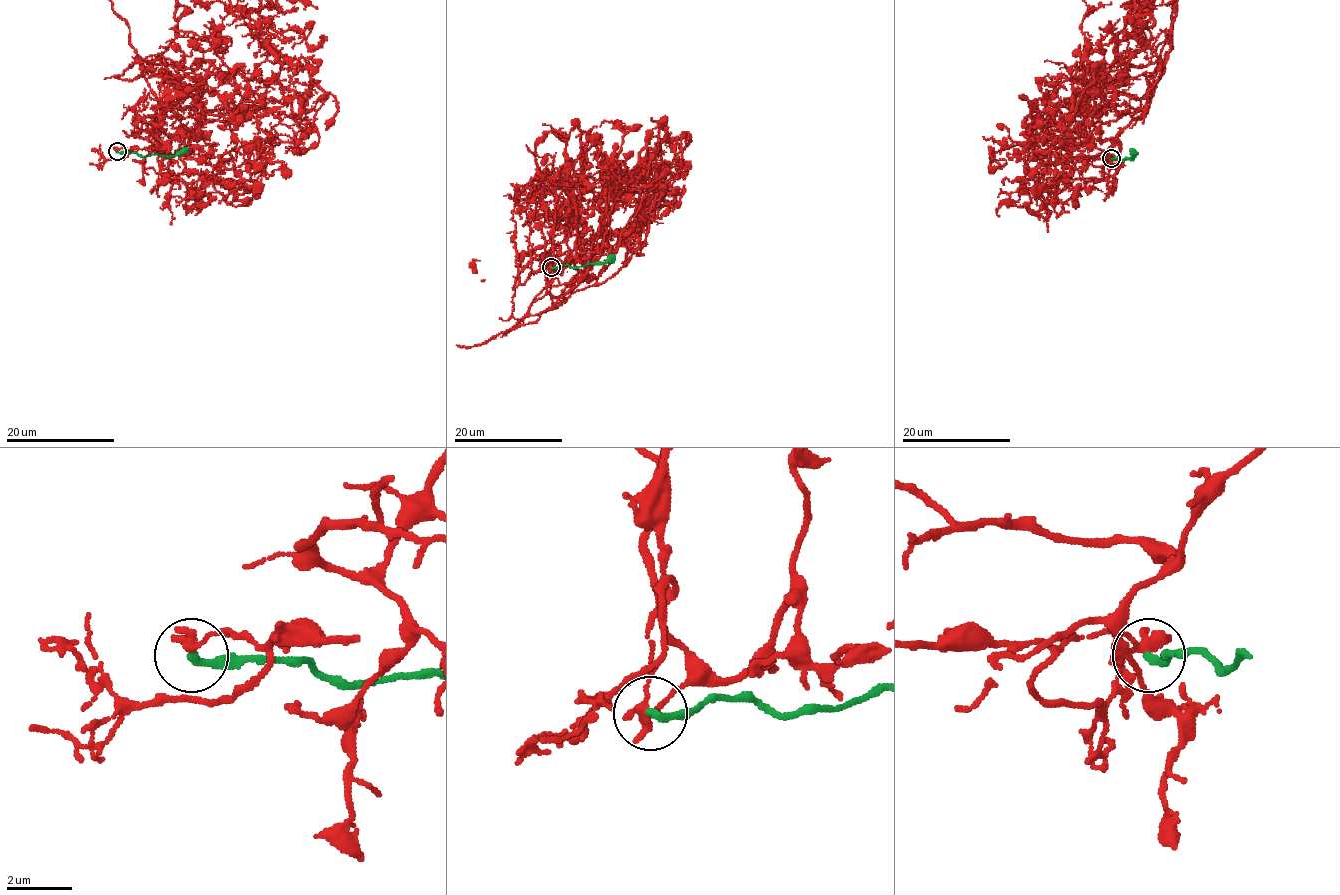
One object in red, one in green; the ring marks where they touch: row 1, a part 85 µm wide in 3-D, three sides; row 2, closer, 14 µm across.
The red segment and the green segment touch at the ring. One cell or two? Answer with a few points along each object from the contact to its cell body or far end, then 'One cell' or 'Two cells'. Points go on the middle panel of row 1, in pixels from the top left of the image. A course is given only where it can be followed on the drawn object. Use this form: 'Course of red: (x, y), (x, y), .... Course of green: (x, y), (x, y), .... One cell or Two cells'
Course of green: (551, 267), (606, 263), (613, 255). Two cells

